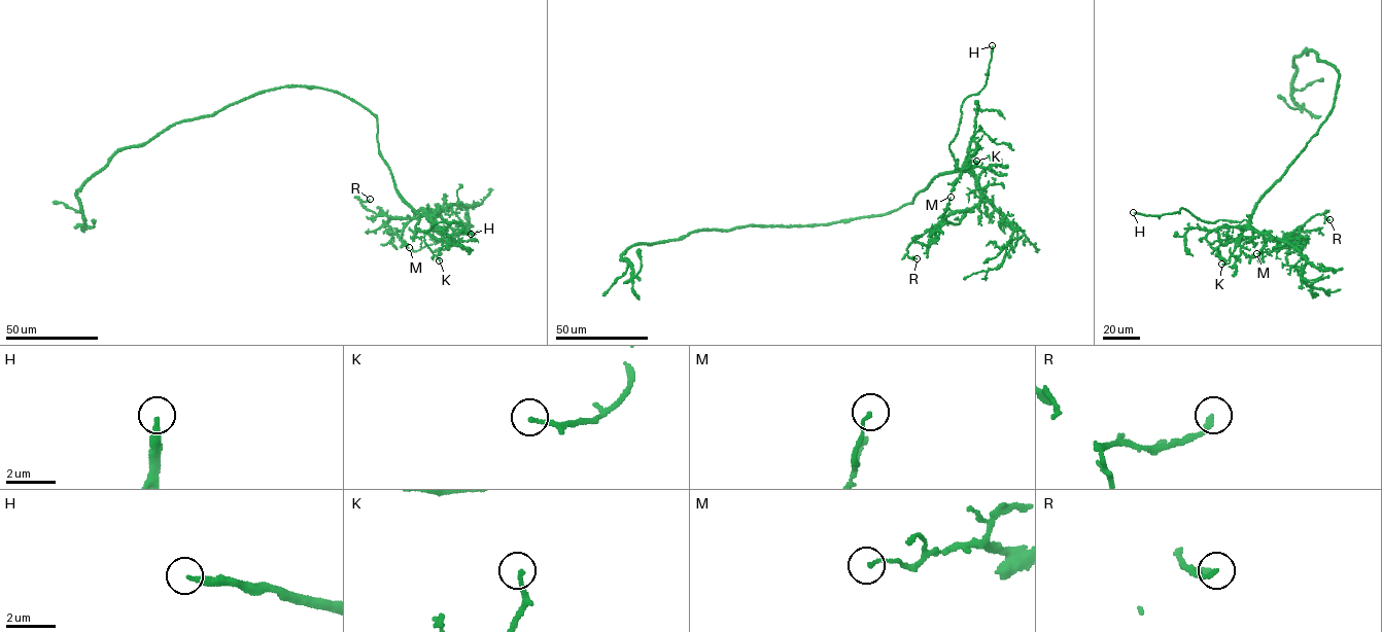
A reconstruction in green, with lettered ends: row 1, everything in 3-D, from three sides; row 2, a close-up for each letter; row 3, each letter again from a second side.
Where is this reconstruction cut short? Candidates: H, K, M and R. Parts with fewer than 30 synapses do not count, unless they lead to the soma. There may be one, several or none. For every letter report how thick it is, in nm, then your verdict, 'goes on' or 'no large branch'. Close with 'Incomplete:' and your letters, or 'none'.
H: calibre 260 nm; goes on
K: calibre 160 nm; no large branch
M: calibre 130 nm; no large branch
R: calibre 180 nm; no large branch
Incomplete: H

